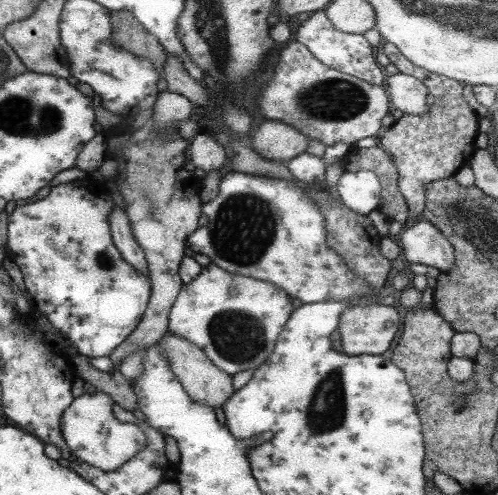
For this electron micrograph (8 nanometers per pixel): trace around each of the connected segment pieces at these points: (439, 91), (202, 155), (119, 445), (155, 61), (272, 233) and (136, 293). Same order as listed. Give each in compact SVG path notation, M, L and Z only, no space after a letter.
M387 42L382 44L379 51L385 54L393 66L396 66L399 73L419 79L427 87L428 94L434 98L430 110L425 114L419 116L403 114L394 121L384 130L378 144L395 165L398 189L408 210L413 214L422 214L425 204L425 185L453 177L474 153L473 137L478 132L477 115L461 97L463 84L411 64L395 46Z
M197 132L189 139L189 150L187 156L197 168L202 168L205 172L221 168L225 165L225 153L221 145L214 138Z
M103 392L83 393L71 401L60 418L61 436L71 455L103 472L117 470L143 450L145 444L144 434L135 425L118 421L113 416L113 405L114 400Z
M110 11L111 40L132 55L148 58L161 74L166 53L159 41L129 11Z
M225 170L222 173L221 180L218 184L217 195L210 201L200 204L200 213L202 214L203 222L186 238L185 244L188 253L203 254L209 258L210 263L226 270L227 272L248 276L257 280L274 284L282 291L285 291L291 299L297 298L296 304L317 303L323 301L343 301L360 294L370 294L373 290L359 275L354 275L344 263L341 257L336 255L334 250L331 250L326 243L326 230L324 227L324 218L319 207L307 196L304 195L302 186L295 185L291 181L281 180L278 178L269 178L261 175L252 175L244 172Z
M87 175L69 183L62 183L50 187L47 196L32 203L15 206L14 211L8 216L5 247L11 252L13 262L22 274L23 288L25 288L30 302L32 302L32 309L41 314L41 316L44 316L47 321L49 321L49 324L65 335L66 340L69 341L70 344L73 344L78 355L85 356L90 360L93 358L109 357L111 352L119 347L121 342L127 339L130 332L139 324L139 320L141 320L141 316L143 316L145 308L147 308L150 295L150 281L148 277L143 276L141 272L137 272L133 267L129 266L112 243L112 236L110 235L110 226L108 223L108 212L112 211L114 205L105 183Z

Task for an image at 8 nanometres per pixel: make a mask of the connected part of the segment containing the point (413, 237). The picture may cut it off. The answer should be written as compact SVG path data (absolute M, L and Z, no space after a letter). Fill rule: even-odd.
M419 221L396 236L407 264L423 264L445 272L454 263L454 250L429 221Z

